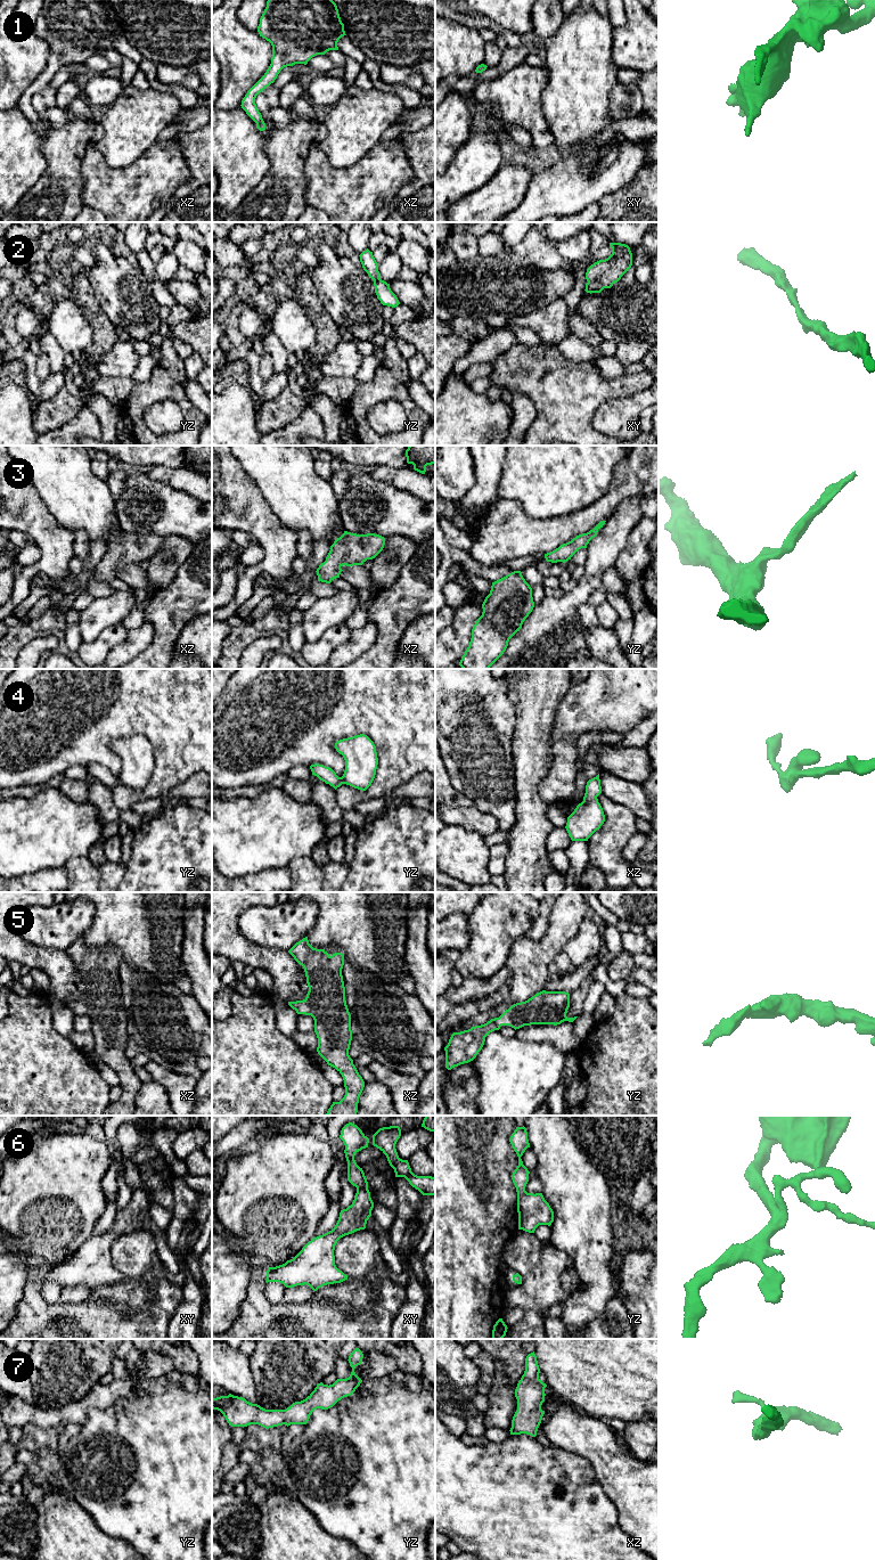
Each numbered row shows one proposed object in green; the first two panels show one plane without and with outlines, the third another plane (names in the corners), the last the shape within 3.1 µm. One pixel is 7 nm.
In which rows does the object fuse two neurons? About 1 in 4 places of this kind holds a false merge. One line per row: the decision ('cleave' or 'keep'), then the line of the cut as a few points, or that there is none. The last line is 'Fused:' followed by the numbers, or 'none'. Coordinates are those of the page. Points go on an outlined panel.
1: keep; cut none
2: keep; cut none
3: keep; cut none
4: keep; cut none
5: keep; cut none
6: keep; cut none
7: keep; cut none
Fused: none

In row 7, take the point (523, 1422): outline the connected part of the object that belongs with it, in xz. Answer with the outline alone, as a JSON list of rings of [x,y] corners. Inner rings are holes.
[[[533,1353],[525,1358],[525,1371],[515,1389],[517,1411],[512,1420],[510,1435],[526,1434],[537,1436],[545,1411],[541,1405],[545,1402],[545,1388],[547,1387],[539,1379],[540,1369],[537,1356]]]

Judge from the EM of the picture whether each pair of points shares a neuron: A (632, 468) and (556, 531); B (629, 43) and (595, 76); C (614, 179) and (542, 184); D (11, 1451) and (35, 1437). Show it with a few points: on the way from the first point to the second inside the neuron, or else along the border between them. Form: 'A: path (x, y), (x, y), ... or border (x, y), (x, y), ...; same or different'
A: path (620, 489), (597, 512), (577, 523); same
B: border (612, 32), (612, 62), (618, 67); different
C: path (596, 185), (561, 185); same
D: path (17, 1447), (30, 1442); same

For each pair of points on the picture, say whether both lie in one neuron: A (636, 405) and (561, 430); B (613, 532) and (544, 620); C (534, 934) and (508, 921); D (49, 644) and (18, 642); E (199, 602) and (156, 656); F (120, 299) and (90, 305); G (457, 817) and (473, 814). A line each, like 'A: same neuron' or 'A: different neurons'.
A: different neurons
B: same neuron
C: different neurons
D: different neurons
E: same neuron
F: different neurons
G: same neuron

